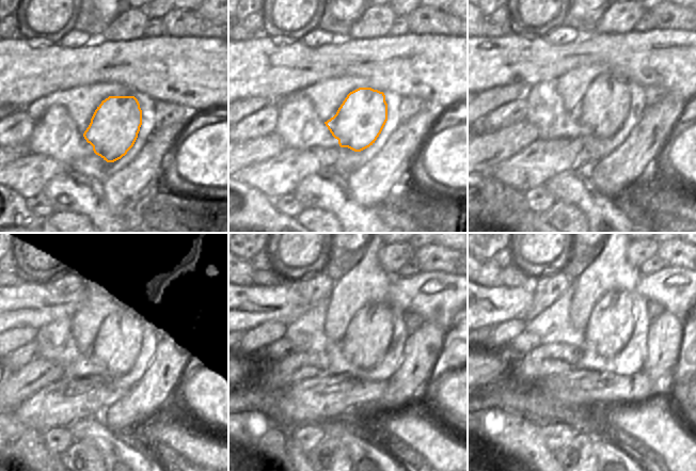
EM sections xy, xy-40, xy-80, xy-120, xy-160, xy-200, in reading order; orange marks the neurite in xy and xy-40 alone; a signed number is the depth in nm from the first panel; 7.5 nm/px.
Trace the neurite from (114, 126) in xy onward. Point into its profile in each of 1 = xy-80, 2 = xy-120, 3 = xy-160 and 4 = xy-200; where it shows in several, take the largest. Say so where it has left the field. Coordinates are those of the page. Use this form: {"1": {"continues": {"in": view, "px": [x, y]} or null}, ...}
{"1": {"continues": {"in": "xy-80", "px": [605, 107]}}, "2": {"continues": {"in": "xy-120", "px": [123, 336]}}, "3": {"continues": {"in": "xy-160", "px": [369, 333]}}, "4": {"continues": {"in": "xy-200", "px": [611, 277]}}}

